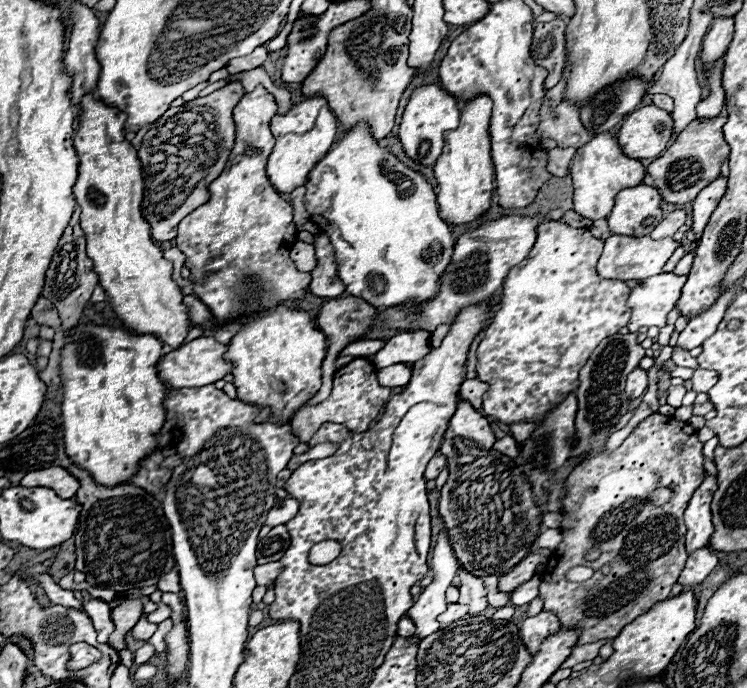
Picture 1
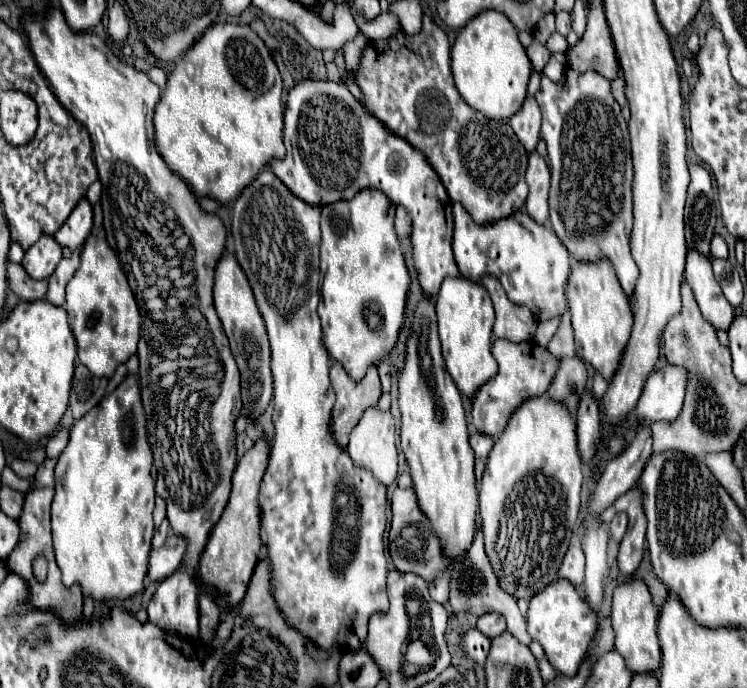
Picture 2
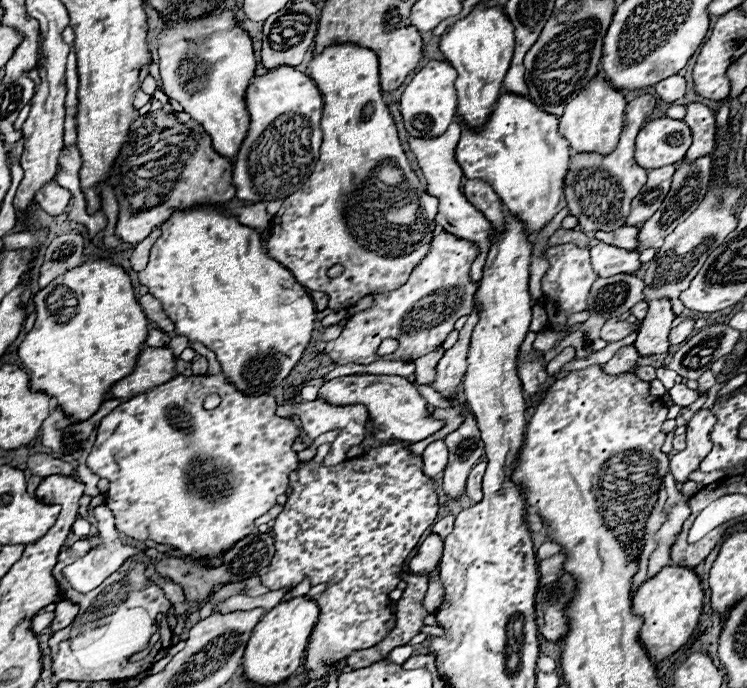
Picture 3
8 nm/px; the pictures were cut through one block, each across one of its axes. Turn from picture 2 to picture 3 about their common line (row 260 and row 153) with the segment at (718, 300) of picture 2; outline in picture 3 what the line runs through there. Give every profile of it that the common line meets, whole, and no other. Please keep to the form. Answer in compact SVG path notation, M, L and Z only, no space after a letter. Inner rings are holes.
M688 104L686 106L686 118L684 122L690 126L692 130L692 146L688 148L684 160L686 162L694 162L696 158L702 156L710 156L716 148L716 120L714 120L714 112L704 106L704 104Z

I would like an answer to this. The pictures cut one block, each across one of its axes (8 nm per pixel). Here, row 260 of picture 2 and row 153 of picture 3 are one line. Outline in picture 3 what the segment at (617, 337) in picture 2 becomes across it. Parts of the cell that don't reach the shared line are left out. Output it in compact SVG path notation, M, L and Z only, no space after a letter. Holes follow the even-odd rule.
M592 78L592 82L566 104L564 116L560 118L560 134L570 142L572 152L596 152L610 154L616 150L620 132L624 126L626 100L622 92L614 90L604 78Z

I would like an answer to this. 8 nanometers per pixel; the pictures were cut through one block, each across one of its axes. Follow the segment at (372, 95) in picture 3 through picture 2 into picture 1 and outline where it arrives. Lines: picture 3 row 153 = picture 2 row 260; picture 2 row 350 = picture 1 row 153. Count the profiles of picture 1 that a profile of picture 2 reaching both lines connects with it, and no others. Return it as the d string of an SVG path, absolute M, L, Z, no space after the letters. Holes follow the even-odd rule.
M364 122L356 124L310 172L306 182L306 210L310 220L318 226L322 224L322 230L330 236L336 250L338 276L346 284L348 294L360 296L376 308L428 302L428 298L436 296L440 274L448 268L456 244L452 230L438 216L436 194L426 178L380 148Z

